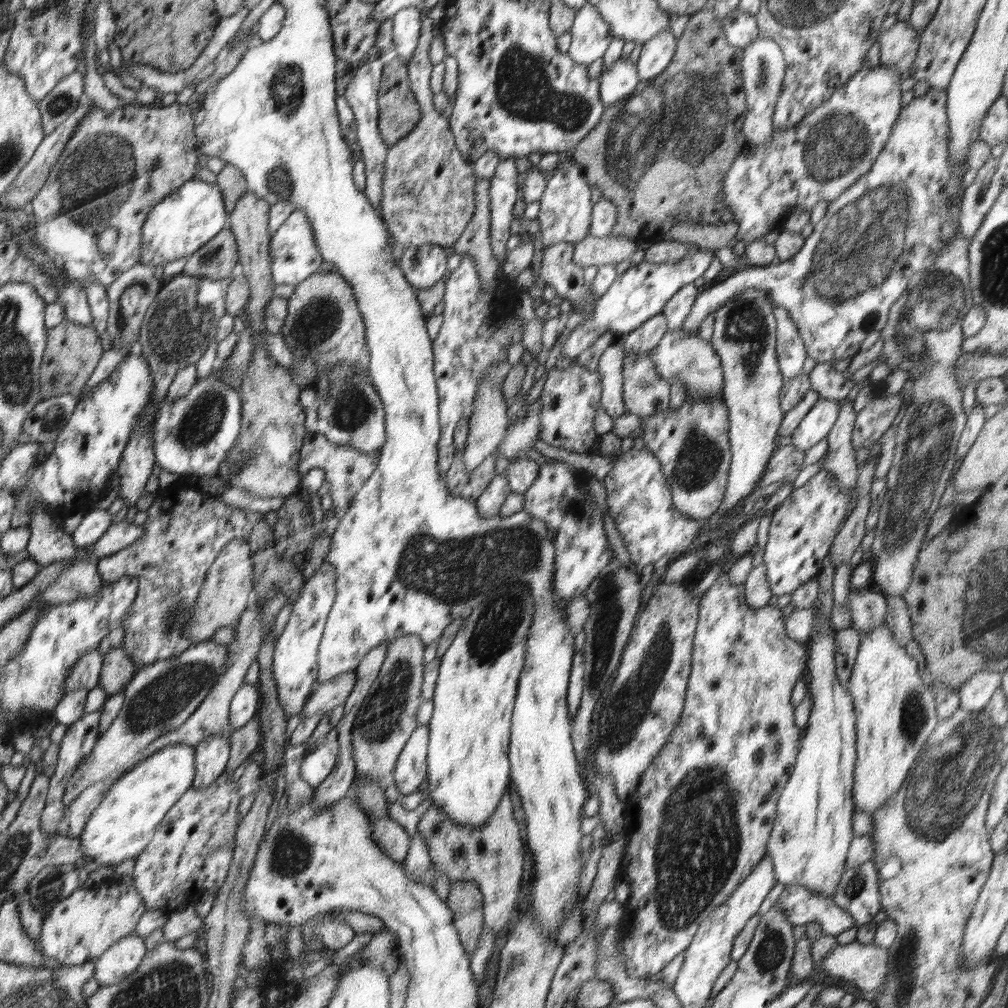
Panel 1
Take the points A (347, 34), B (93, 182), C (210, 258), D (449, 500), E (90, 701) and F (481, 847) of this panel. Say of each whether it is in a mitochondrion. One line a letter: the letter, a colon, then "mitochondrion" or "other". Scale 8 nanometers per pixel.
A: other
B: mitochondrion
C: mitochondrion
D: other
E: other
F: other

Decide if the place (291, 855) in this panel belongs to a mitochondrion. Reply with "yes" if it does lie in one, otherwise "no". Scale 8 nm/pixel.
yes

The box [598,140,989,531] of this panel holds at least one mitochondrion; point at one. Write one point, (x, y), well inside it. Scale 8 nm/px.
(857, 251)

